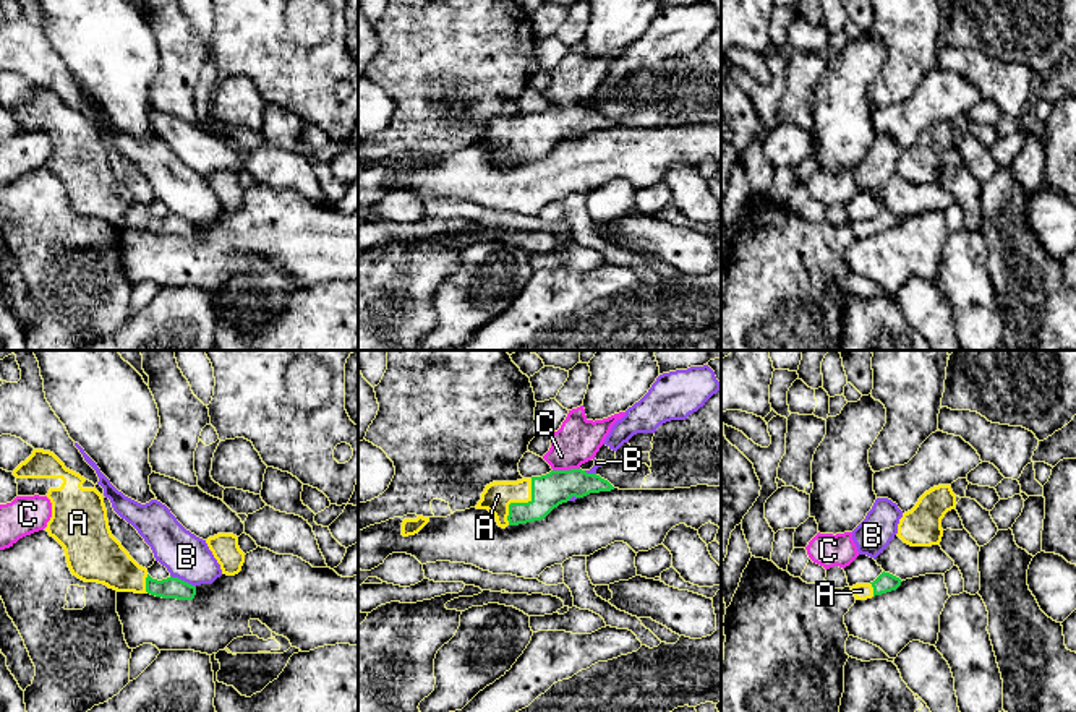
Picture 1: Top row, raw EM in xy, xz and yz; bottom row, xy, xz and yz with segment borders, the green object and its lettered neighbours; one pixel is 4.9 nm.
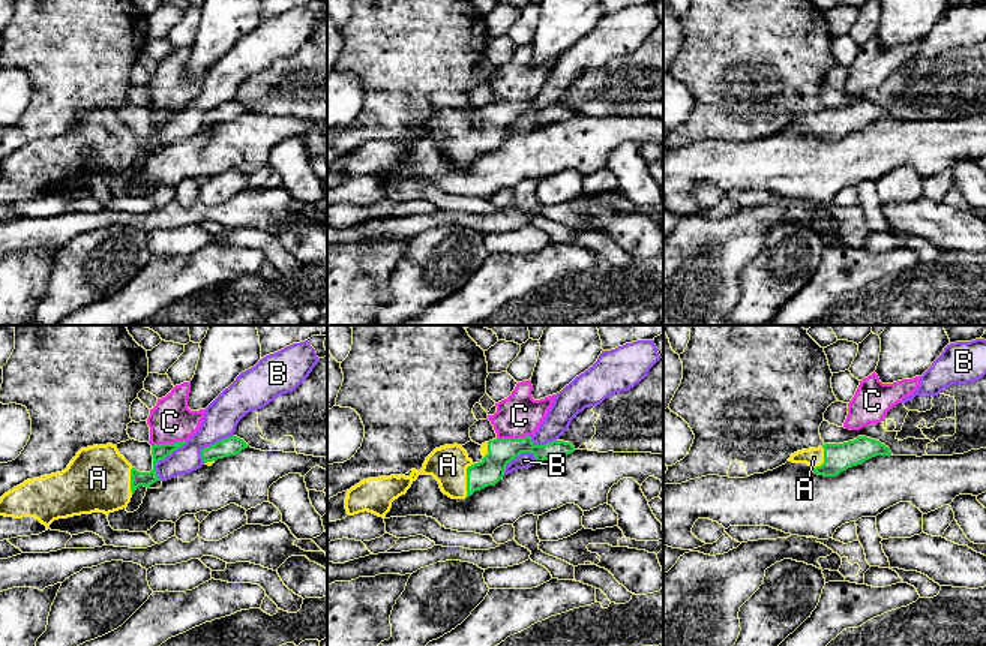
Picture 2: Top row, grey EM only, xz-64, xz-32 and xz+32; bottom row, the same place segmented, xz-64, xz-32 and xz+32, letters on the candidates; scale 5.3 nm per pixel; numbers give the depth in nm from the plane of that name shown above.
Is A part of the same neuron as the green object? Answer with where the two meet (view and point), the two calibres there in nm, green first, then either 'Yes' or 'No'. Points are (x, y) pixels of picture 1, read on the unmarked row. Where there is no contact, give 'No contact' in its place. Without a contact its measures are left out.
Touches green at xz (519, 140). Thickness 170 nm (green) against 140 nm. Yes

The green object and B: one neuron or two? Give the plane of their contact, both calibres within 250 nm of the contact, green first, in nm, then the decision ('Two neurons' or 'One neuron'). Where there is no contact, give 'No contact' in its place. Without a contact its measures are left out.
Touches green in xy. Thickness 110 nm (green) against 220 nm. Two neurons

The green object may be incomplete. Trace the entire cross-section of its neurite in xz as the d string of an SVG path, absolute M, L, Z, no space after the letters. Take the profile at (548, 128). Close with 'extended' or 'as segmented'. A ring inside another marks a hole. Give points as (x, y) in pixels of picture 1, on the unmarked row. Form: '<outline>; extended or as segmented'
M582 105L551 107L541 114L486 122L476 146L494 151L499 164L519 162L544 156L554 144L572 133L611 128L614 123L596 110Z; extended

